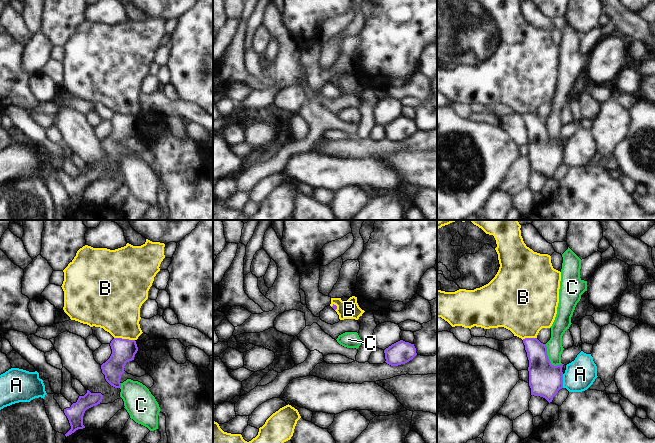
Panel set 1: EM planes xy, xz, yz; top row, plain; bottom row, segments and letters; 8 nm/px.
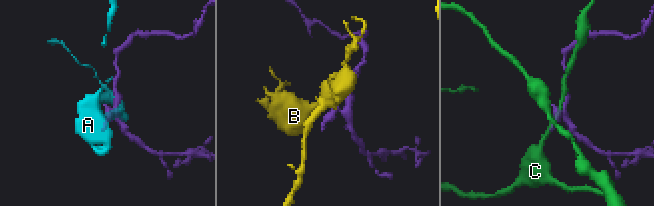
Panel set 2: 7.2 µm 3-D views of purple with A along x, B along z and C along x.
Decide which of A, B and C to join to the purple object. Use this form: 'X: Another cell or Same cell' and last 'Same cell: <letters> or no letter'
A: Another cell
B: Another cell
C: Another cell
Same cell: no letter.

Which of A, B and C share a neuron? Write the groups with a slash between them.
A / B / C

